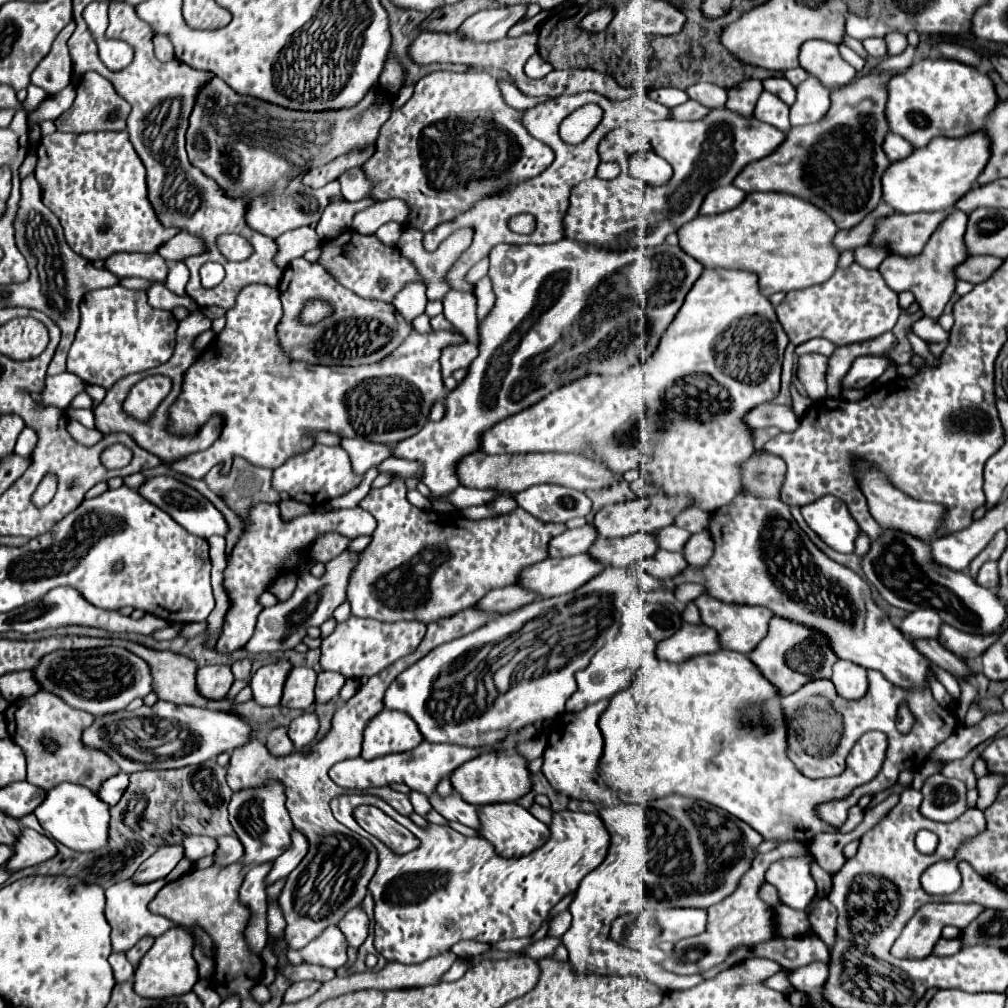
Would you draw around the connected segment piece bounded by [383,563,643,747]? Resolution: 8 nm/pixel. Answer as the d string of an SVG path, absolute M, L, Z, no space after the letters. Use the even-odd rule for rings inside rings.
M633 563L621 569L605 567L599 575L589 579L575 593L539 599L505 615L499 615L483 627L475 629L473 633L435 647L429 655L405 669L385 691L383 703L387 709L405 711L407 715L411 715L427 741L457 743L467 747L497 743L515 729L521 729L529 723L537 723L541 719L553 719L565 711L565 701L577 691L575 671L587 667L591 657L619 633L623 615L621 601L627 599L627 591L637 591L637 599L643 605L643 593L639 591L639 569ZM509 663L513 663L509 673L509 689L503 691L495 683L495 675L501 667Z

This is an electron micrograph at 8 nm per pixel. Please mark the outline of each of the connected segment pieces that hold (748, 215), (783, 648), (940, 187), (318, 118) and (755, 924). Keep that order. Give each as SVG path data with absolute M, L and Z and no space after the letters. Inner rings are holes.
M749 193L739 207L719 215L697 215L689 225L677 231L679 247L695 261L709 269L741 269L755 273L759 277L759 291L765 297L777 291L789 293L795 289L825 283L837 269L839 253L831 245L835 233L837 225L829 215L825 215L811 203L805 203L803 199L787 193Z
M777 615L769 621L767 637L749 653L749 657L753 659L753 663L757 663L757 667L761 667L763 675L767 675L773 685L777 685L781 695L799 691L803 685L815 679L831 679L833 665L837 661L837 655L831 649L827 637L817 631L811 631L803 623Z
M983 131L961 137L937 137L927 147L915 149L909 157L891 163L883 177L883 201L899 213L919 213L919 211L947 211L961 195L965 195L979 173L985 169L989 159L989 141Z
M215 77L215 79L211 79L207 85L205 85L205 89L203 91L199 91L199 95L197 95L197 103L195 103L195 109L193 109L193 113L191 113L191 125L189 125L189 129L187 129L187 155L189 155L189 161L191 161L191 165L193 167L197 167L197 169L201 169L207 177L211 177L219 187L221 187L221 191L225 191L225 195L227 197L231 197L231 199L249 199L249 205L247 205L247 211L245 211L245 223L249 223L249 227L253 229L253 231L257 231L257 233L263 233L263 235L267 235L267 237L271 237L271 239L275 239L275 243L277 243L277 255L275 255L275 265L277 267L285 267L289 261L293 261L295 257L301 257L305 251L309 251L309 249L315 249L319 243L321 243L321 239L319 239L319 235L315 233L315 229L313 227L303 227L303 225L311 225L311 223L317 223L319 221L319 217L321 217L321 213L323 213L323 209L329 205L329 203L333 203L333 199L335 197L341 197L341 201L345 201L343 199L343 195L341 195L341 191L339 189L309 189L309 187L305 187L305 193L301 193L303 191L303 175L309 171L309 169L313 169L313 167L321 167L321 165L327 165L327 163L331 163L333 159L337 159L337 157L341 157L341 155L347 155L347 153L351 153L355 147L357 149L365 149L365 147L369 147L369 145L373 145L375 141L377 141L377 137L379 137L379 129L381 129L381 125L389 119L389 103L391 103L391 99L389 97L385 97L385 95L379 95L377 93L377 89L371 89L367 95L365 95L365 99L361 99L361 103L357 103L357 107L353 107L353 109L349 109L349 111L327 111L327 113L299 113L299 111L287 111L287 109L281 109L281 107L277 107L277 105L271 105L271 103L267 103L267 101L259 101L259 99L253 99L253 97L245 97L245 95L239 95L239 93L235 93L225 81L221 81L219 77ZM227 155L235 155L235 163L231 163L231 159L227 157ZM223 157L227 157L227 173L225 173L225 169L223 169L223 165L221 165L221 159ZM295 179L299 179L299 191L289 191L289 185L291 185L291 181L295 181Z
M785 843L765 855L757 855L751 863L751 869L741 877L737 889L725 897L723 901L715 903L713 907L707 909L709 919L707 919L707 931L689 939L681 939L679 943L675 943L673 953L659 963L665 971L677 973L677 975L691 975L691 973L703 973L707 969L711 969L713 965L721 963L735 947L739 945L747 945L753 947L755 943L767 941L769 937L775 935L775 923L773 923L773 909L769 905L765 905L757 891L761 887L761 883L765 881L765 869L781 859L783 855L801 855L801 847L797 847L797 843Z

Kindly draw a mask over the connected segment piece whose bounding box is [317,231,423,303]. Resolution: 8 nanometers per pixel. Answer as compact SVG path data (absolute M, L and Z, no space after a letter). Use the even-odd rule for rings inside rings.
M345 231L345 237L341 233L335 239L327 239L327 241L321 243L319 249L321 249L321 255L319 255L317 263L321 267L325 267L325 271L331 277L335 277L341 285L347 287L347 289L351 289L351 291L355 291L363 299L377 299L377 301L391 303L395 299L395 295L407 283L423 281L423 277L417 271L417 267L397 247L383 245L375 235L361 235L357 231ZM343 245L345 245L345 251L343 251ZM367 259L369 259L369 263L367 263ZM379 279L385 279L387 281L387 287L385 289L381 289L377 285Z

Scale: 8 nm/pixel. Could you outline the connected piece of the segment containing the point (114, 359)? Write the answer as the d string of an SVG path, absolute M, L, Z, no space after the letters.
M121 285L91 291L81 301L81 325L79 325L75 341L69 349L67 371L75 371L89 385L97 383L97 385L103 385L105 389L109 389L117 379L123 379L125 375L163 365L173 355L175 331L177 331L177 319L173 319L173 313L153 311L147 305L145 291L129 291Z

